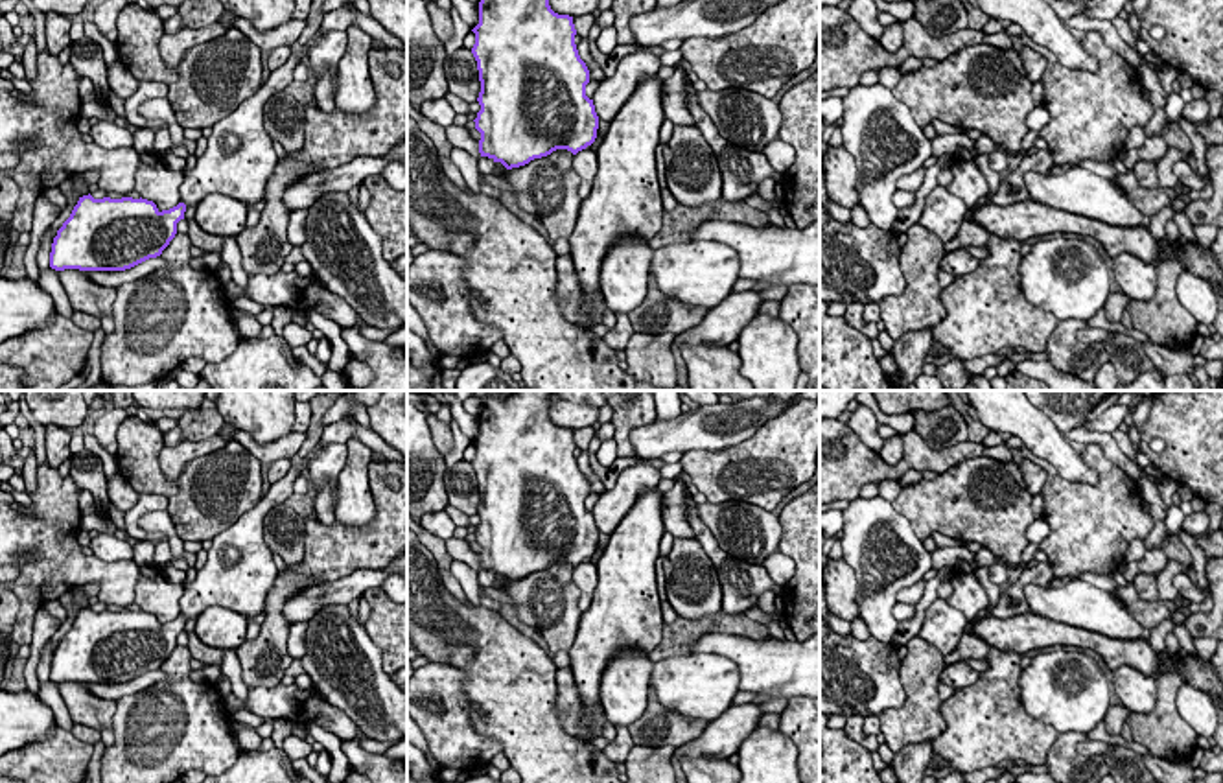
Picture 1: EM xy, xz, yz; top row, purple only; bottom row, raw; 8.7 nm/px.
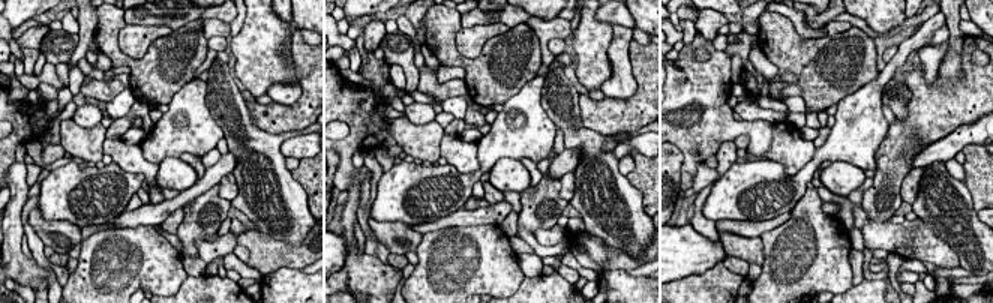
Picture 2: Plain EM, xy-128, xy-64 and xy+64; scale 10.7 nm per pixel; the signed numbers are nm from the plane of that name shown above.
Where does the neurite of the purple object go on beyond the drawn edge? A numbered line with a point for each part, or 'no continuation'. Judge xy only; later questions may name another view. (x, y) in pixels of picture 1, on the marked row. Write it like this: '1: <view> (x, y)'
1: xy (240, 159)

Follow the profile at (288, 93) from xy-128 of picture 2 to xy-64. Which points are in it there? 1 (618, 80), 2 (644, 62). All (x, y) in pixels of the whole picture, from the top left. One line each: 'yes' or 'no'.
1: yes
2: no

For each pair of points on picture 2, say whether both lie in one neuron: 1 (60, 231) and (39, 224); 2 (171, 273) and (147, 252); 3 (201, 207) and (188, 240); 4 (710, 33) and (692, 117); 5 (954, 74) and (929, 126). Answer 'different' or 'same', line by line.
1: same
2: same
3: same
4: different
5: different

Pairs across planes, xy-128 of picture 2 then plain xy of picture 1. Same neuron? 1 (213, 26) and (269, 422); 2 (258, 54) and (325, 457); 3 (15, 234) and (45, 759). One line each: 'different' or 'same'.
1: different
2: same
3: same

